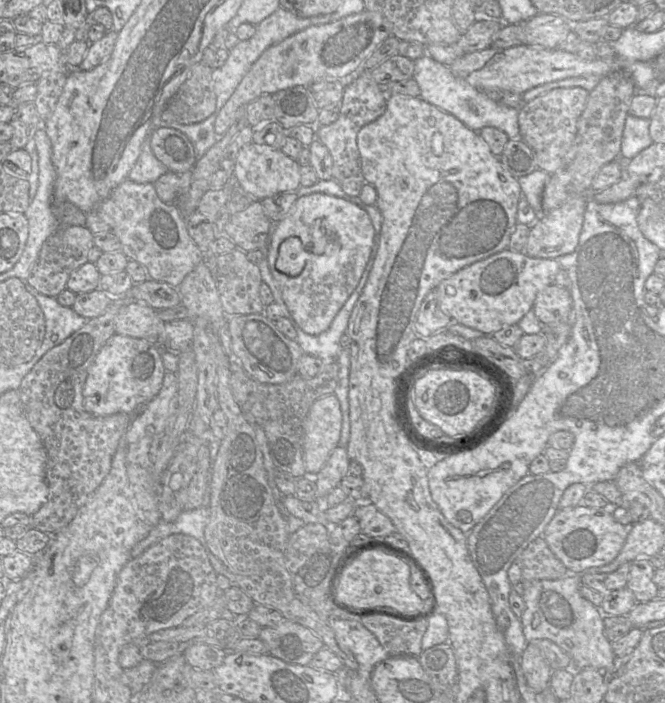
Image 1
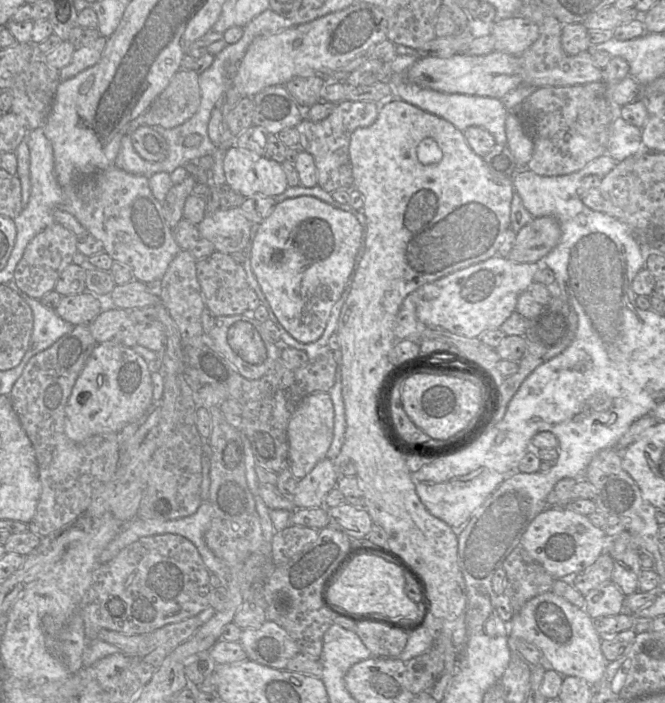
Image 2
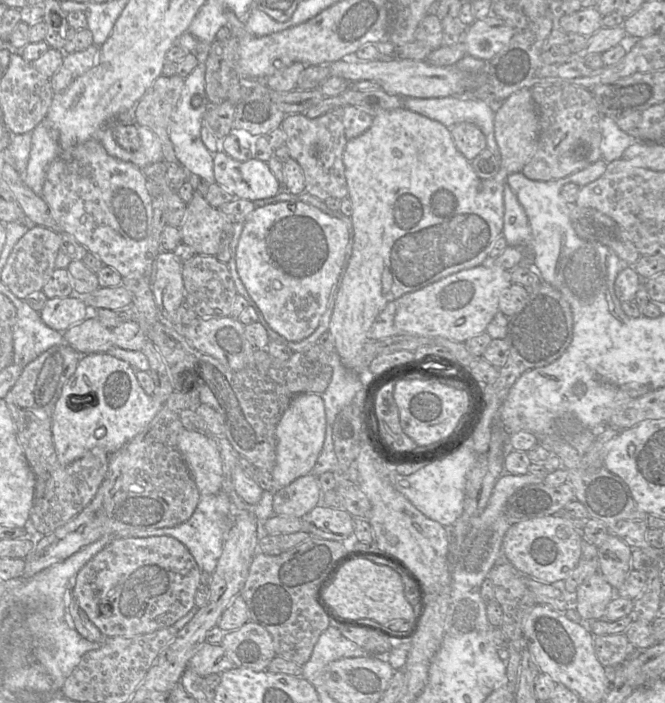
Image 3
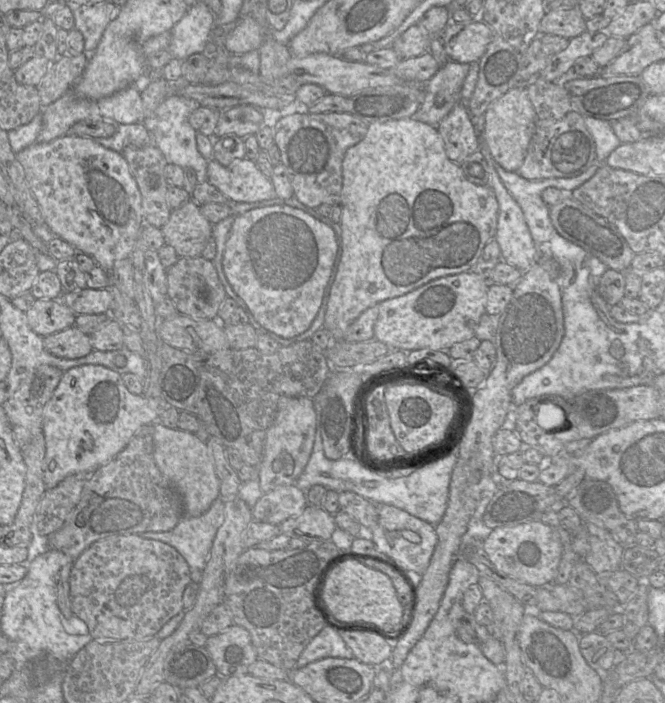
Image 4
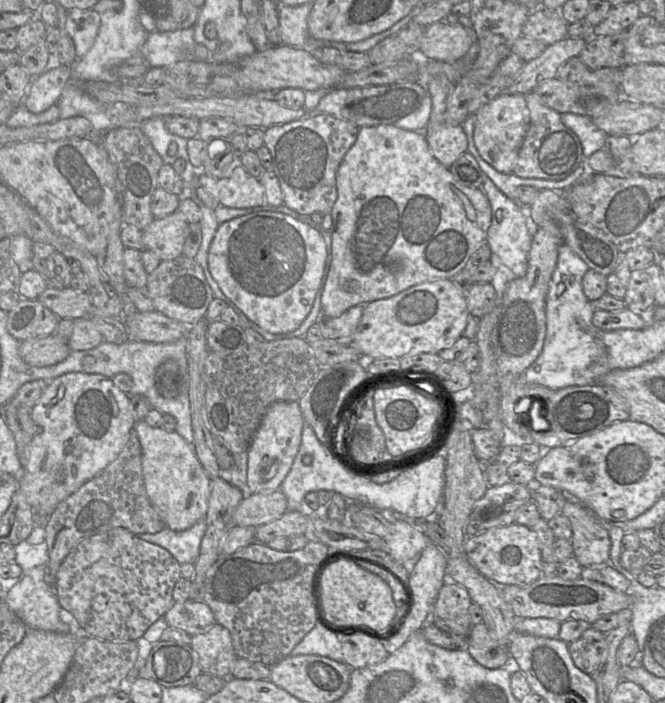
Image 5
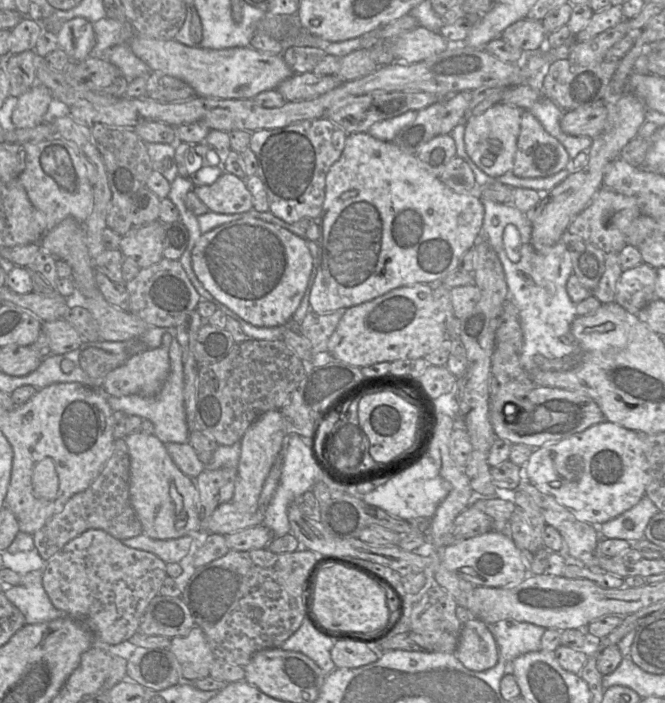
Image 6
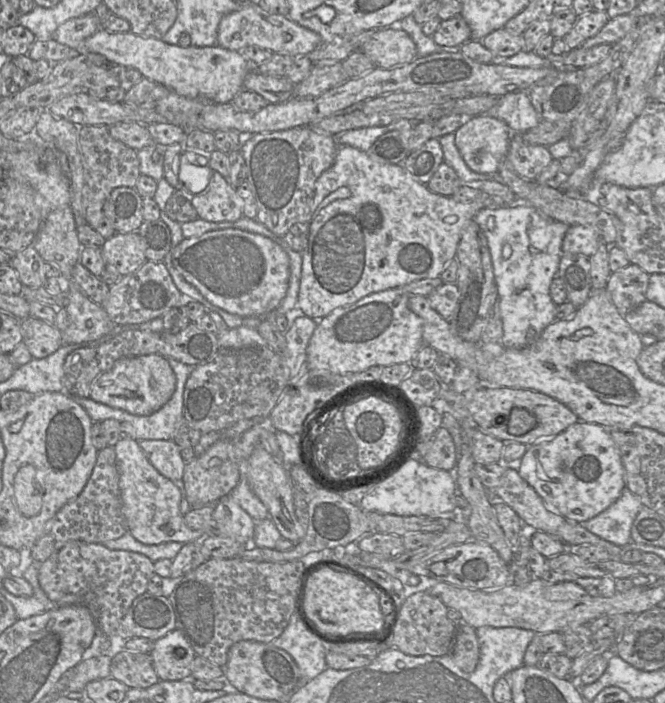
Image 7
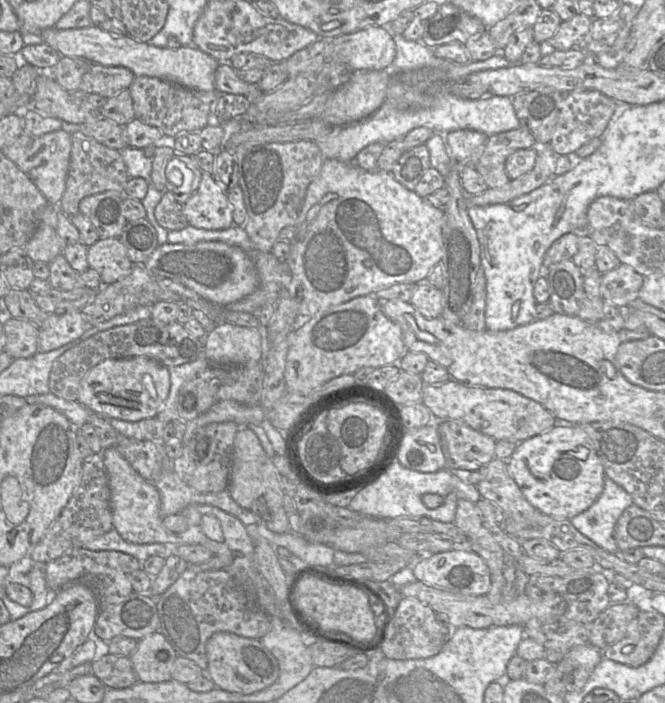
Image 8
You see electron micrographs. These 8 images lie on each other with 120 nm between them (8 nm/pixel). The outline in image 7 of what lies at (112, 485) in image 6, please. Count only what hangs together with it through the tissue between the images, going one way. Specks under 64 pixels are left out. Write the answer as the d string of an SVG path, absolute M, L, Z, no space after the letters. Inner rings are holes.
M107 446L98 451L95 466L81 493L56 513L45 532L30 547L31 555L35 561L43 562L68 542L103 544L126 533L128 529L122 513L116 453L113 446Z

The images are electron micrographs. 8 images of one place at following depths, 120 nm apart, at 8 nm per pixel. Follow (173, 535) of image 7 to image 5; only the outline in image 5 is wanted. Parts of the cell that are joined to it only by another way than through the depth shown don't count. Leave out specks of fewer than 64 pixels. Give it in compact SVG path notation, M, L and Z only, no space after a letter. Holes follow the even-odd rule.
M137 421L134 428L142 450L142 471L148 497L166 528L183 531L204 519L211 493L211 478L197 458L193 444L176 431Z

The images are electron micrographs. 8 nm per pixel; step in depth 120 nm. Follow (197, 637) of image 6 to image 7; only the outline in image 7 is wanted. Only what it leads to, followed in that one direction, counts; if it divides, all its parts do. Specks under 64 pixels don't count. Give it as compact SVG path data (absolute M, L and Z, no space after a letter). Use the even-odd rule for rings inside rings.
M174 629L154 641L149 654L159 680L192 680L191 664L196 654L180 630Z

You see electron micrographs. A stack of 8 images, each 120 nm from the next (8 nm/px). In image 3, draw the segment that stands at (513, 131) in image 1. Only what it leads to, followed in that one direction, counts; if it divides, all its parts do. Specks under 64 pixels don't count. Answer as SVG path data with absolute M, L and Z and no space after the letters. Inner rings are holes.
M467 97L414 98L403 99L403 107L437 121L446 127L461 122L477 125L487 140L487 148L496 156L501 156L495 139L495 111L488 100Z

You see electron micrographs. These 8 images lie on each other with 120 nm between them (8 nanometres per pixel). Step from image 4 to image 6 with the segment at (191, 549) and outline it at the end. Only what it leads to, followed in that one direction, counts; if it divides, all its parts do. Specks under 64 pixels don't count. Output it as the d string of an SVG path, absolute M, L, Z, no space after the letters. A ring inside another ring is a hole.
M141 534L121 541L130 548L153 553L165 563L179 563L188 555L193 536L186 535L176 539L159 540Z

